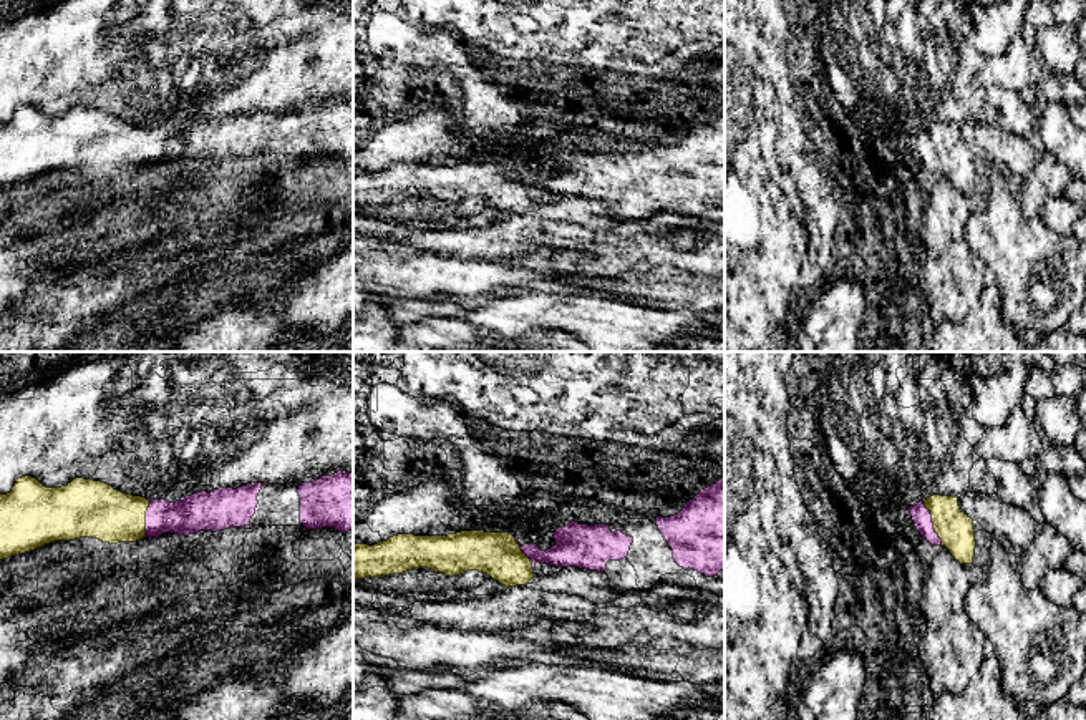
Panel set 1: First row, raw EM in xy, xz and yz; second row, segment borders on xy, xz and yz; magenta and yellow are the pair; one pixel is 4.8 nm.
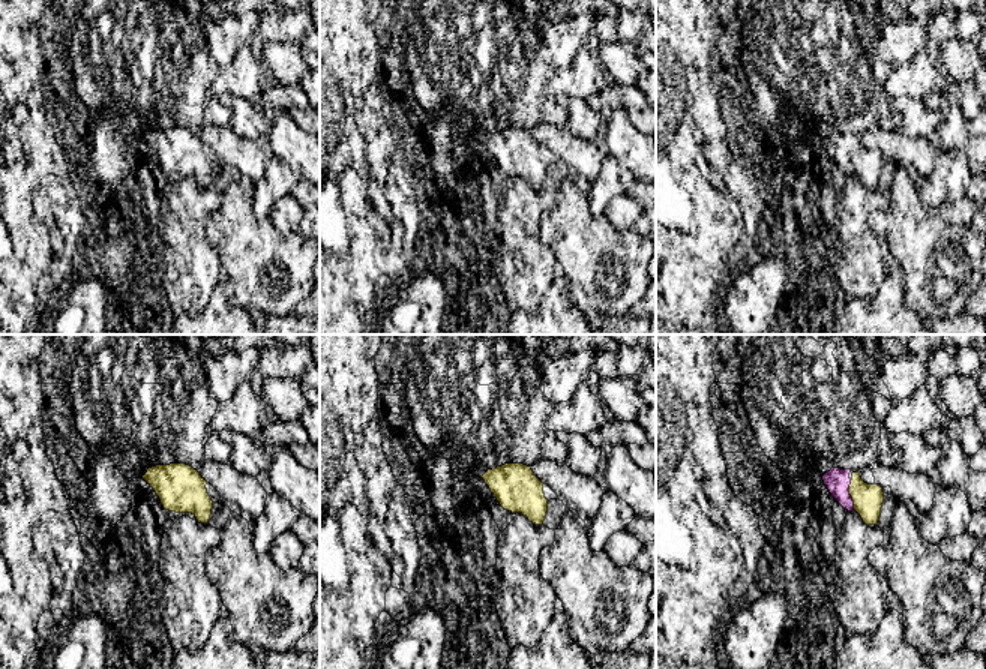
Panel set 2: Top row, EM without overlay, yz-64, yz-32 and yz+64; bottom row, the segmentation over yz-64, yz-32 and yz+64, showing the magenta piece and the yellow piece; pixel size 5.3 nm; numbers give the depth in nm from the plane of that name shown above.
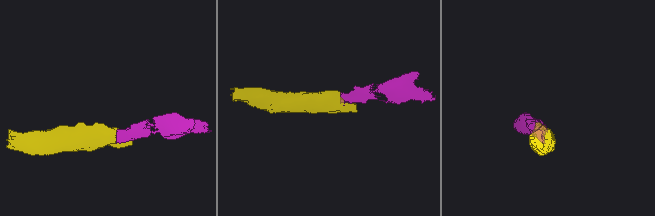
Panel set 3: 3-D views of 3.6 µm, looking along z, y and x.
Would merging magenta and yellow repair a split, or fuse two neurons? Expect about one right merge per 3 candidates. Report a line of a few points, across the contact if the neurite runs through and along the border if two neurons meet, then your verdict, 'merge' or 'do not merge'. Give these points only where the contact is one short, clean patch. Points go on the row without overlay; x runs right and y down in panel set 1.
yz (921, 145), (932, 151), (944, 151), (955, 158) | merge

